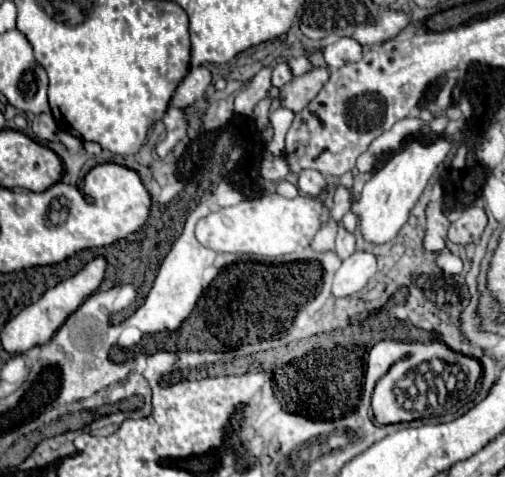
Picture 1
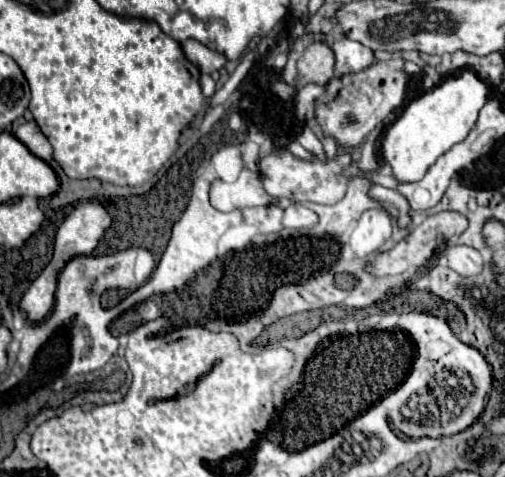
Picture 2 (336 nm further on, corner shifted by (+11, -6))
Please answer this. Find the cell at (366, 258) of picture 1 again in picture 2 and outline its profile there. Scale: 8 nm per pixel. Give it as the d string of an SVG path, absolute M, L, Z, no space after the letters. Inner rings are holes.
M369 208L363 212L357 228L349 238L349 246L353 248L357 258L365 258L375 254L385 240L391 236L391 216L383 208Z

